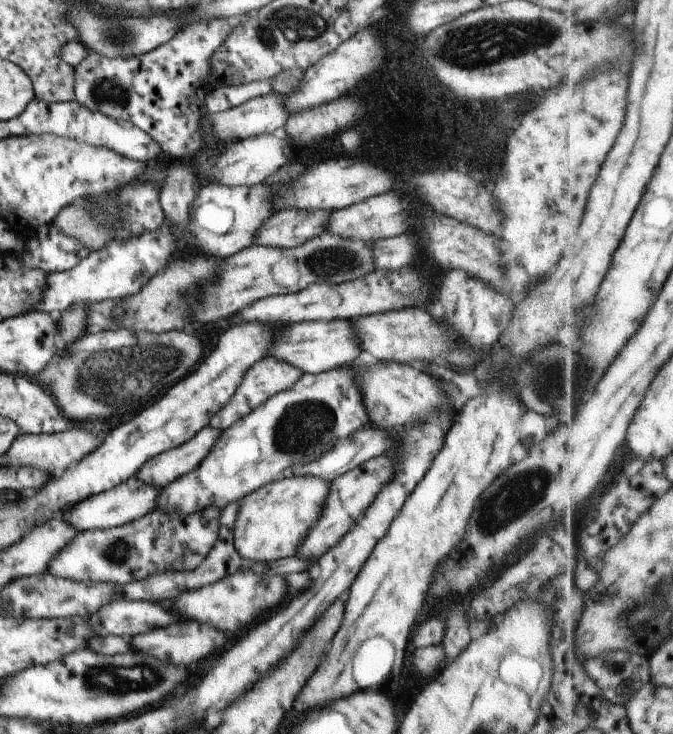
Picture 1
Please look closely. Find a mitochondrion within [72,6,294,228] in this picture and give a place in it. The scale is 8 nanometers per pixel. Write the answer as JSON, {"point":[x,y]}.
{"point":[119,34]}

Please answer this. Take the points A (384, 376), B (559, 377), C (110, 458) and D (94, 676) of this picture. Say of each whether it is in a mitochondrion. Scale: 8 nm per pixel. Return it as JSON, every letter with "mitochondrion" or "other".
{"A":"other","B":"mitochondrion","C":"other","D":"mitochondrion"}

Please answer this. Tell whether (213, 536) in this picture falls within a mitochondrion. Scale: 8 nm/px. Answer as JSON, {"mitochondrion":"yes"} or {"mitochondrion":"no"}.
{"mitochondrion":"no"}

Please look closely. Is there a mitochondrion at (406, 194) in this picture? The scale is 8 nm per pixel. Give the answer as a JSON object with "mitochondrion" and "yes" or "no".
{"mitochondrion":"no"}

